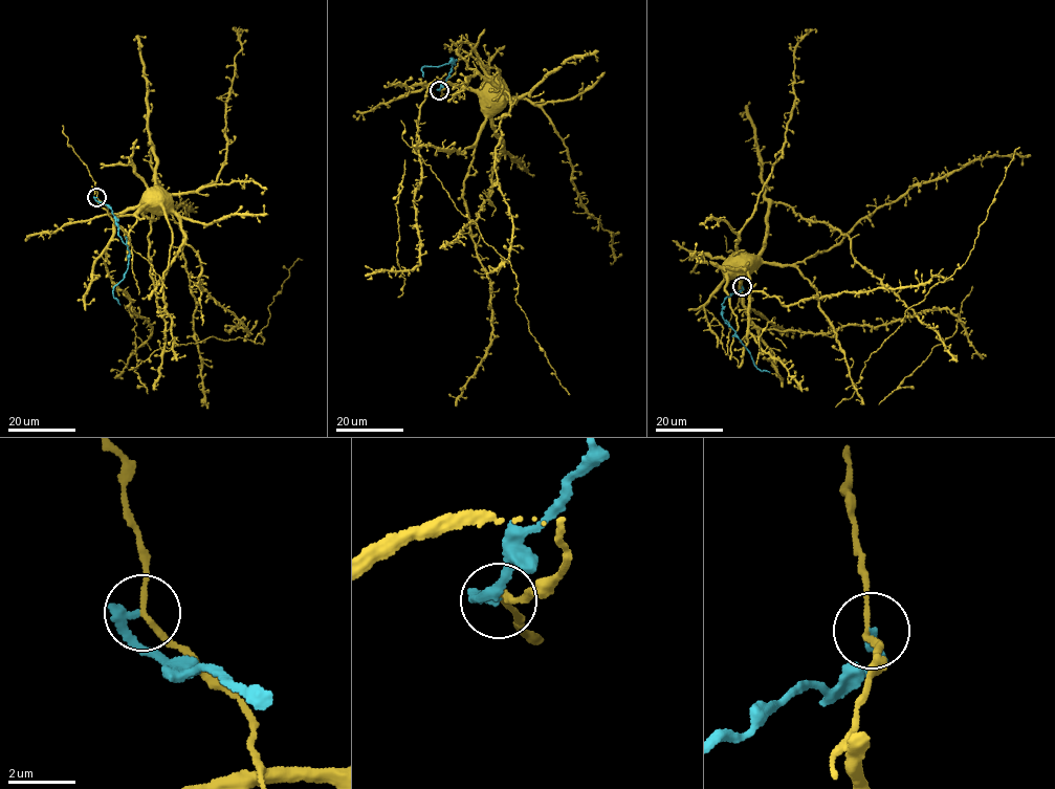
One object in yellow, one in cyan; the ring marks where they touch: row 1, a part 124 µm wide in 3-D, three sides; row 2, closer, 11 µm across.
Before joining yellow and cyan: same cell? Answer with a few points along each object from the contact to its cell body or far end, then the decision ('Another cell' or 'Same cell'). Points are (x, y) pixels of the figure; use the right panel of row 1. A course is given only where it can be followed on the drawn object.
Course of yellow: (742, 286), (740, 297), (739, 284), (747, 271), (745, 269). Course of cyan: (742, 286), (743, 289), (724, 300), (722, 318), (750, 354), (753, 364), (761, 371), (770, 372). Another cell

